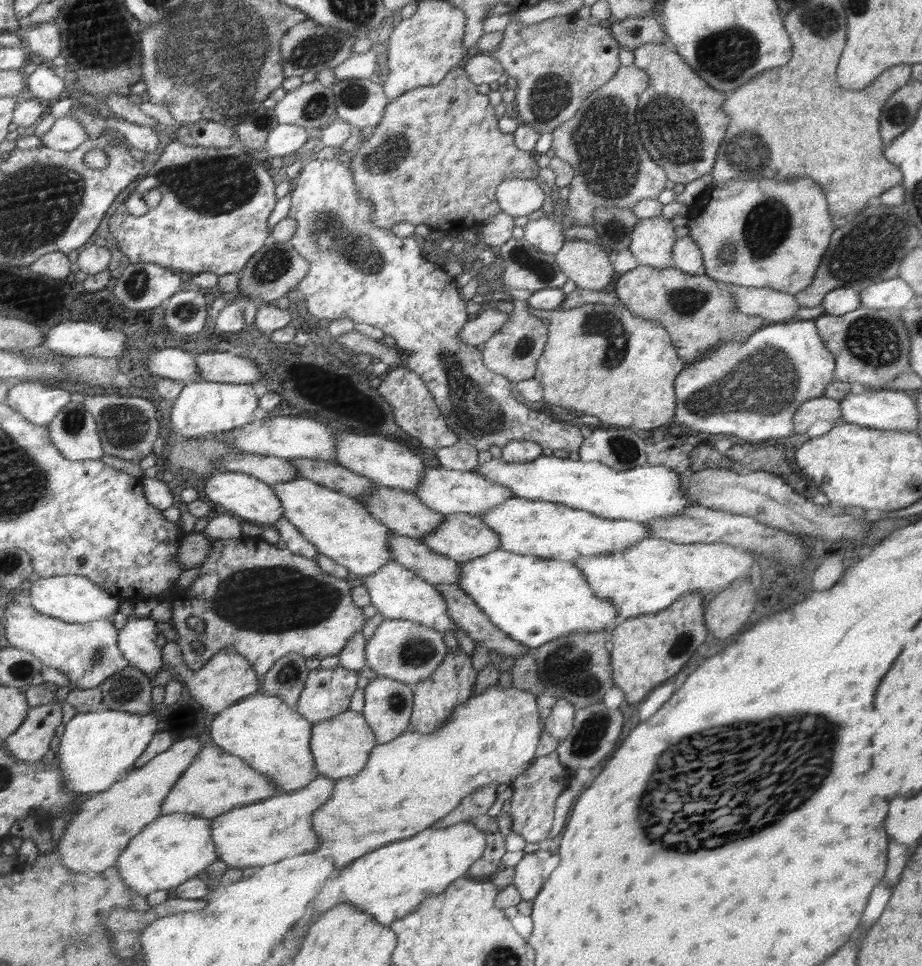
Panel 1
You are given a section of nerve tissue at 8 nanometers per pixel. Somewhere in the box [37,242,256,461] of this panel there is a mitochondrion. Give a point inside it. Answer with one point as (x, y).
(126, 425)

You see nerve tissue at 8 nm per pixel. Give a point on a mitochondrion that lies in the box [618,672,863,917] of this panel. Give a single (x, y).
(805, 746)

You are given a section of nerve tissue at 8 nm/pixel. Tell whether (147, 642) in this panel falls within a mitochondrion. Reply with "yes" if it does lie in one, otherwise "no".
no

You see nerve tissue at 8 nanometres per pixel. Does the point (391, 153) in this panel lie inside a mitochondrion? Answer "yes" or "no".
yes

